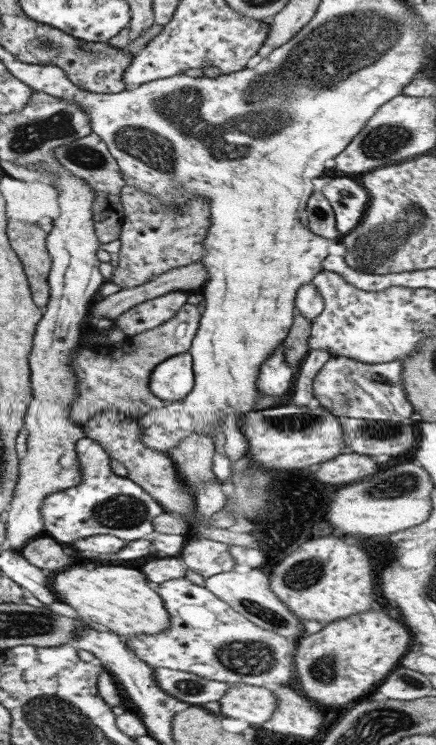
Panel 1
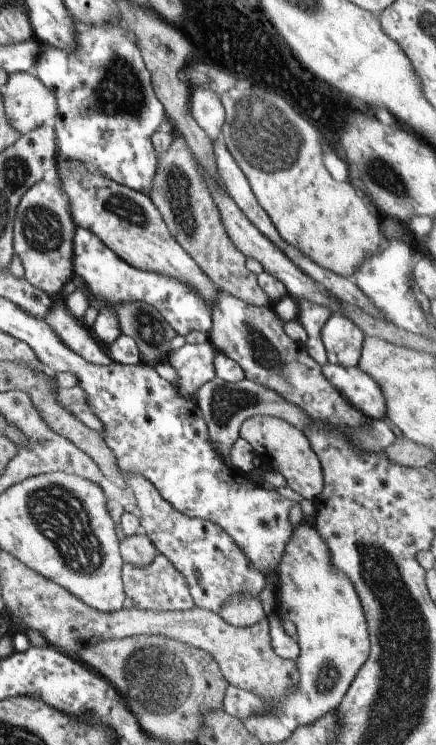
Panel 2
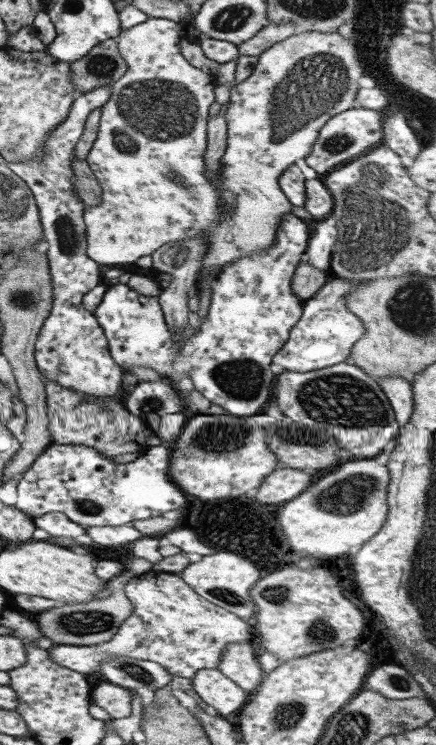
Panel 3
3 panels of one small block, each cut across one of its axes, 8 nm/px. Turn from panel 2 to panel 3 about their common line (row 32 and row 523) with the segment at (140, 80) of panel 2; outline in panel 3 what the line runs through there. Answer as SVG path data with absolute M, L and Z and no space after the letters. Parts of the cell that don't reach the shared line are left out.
M51 443L21 474L15 486L17 497L14 507L30 518L37 518L47 512L60 512L84 529L88 526L125 525L136 520L159 516L185 503L186 494L182 493L167 475L168 457L169 450L159 445L147 447L145 452L125 464L117 464L111 458L87 446Z

